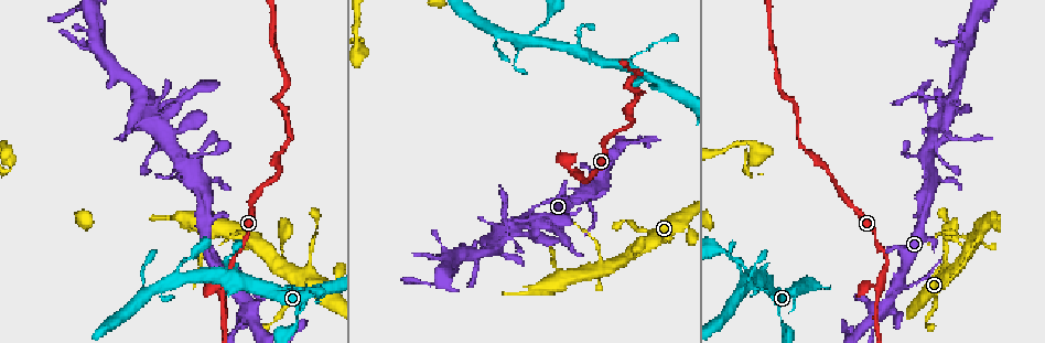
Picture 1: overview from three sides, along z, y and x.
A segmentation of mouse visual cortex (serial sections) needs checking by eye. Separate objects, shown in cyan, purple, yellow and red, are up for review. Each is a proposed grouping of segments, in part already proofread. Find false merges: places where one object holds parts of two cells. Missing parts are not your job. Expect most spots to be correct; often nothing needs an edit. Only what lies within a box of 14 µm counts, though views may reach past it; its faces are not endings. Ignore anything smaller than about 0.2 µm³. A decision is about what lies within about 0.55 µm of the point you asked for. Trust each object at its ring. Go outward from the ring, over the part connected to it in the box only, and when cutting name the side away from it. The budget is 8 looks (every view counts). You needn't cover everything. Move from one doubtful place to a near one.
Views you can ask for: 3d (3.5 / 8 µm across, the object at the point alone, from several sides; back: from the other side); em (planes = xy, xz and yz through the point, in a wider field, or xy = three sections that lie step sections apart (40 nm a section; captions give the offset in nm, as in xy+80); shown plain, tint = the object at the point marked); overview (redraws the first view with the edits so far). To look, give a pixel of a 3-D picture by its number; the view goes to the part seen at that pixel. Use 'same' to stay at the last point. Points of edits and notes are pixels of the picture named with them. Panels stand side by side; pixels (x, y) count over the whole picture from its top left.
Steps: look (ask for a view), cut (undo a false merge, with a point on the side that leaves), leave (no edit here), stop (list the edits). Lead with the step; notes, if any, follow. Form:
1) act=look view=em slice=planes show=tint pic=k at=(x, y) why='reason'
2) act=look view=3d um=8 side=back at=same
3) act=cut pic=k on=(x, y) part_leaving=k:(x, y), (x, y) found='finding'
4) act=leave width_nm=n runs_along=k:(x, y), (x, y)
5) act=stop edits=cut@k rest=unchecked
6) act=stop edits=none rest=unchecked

act=look view=3d um=3.5 pic=1 at=(848, 326) why='sharp bend'

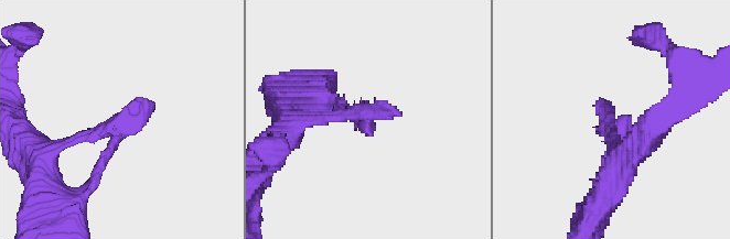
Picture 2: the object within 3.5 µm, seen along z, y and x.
act=look view=em slice=xy step=5 show=tint pic=2 at=(612, 118) why='need the tissue'

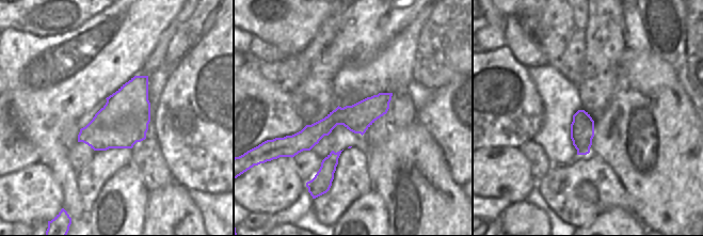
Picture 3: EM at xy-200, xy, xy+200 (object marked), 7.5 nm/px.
act=leave runs_along=2:(60, 145), (121, 118), (94, 176) found='continuous, no second cell'

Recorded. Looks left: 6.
act=look view=3d um=8 pic=1 at=(531, 44)

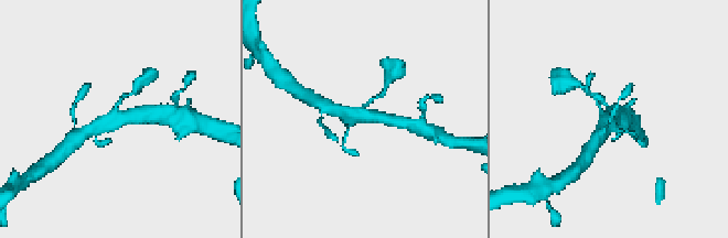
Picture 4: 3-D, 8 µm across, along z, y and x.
act=look view=em slice=xy step=2 show=tint pic=4 at=(119, 121)

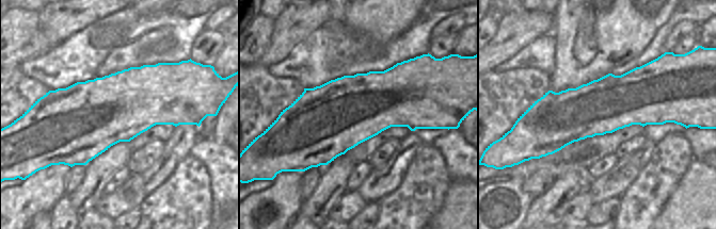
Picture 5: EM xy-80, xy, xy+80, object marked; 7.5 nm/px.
act=leave width_nm=550 runs_along=5:(667, 108), (597, 108), (528, 127) found='all the same cell'

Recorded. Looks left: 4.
act=look view=3d um=3.5 pic=1 at=(717, 249) why='three arms meet'

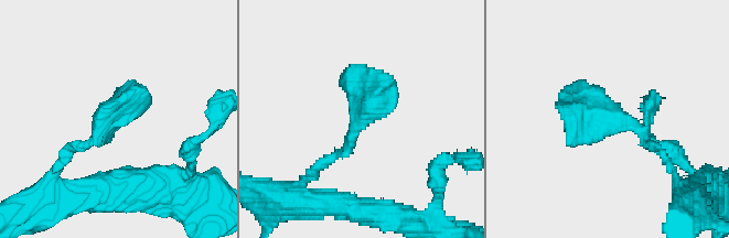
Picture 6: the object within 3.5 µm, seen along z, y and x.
act=look view=em slice=xy step=2 show=tint pic=6 at=(615, 114) arms=3 arm_widths_nm=150,200,400

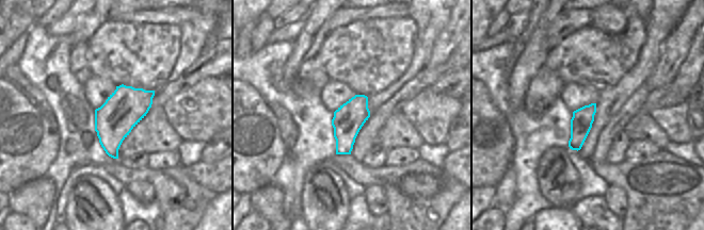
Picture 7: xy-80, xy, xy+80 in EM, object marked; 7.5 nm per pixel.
act=leave runs_along=6:(318, 170), (347, 148), (392, 79) found='all the same cell'

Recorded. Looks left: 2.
act=stop edits=none rest=unchecked

